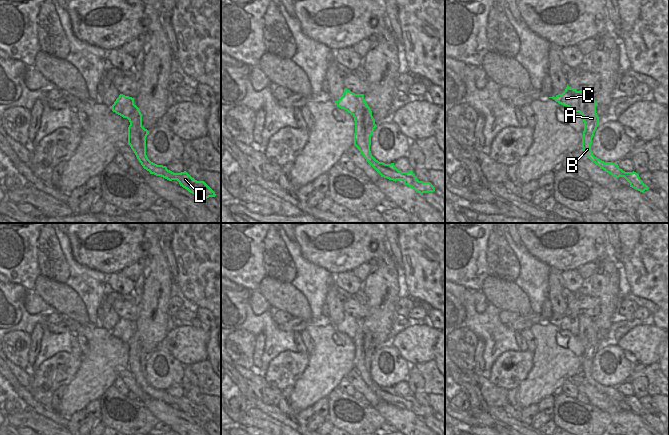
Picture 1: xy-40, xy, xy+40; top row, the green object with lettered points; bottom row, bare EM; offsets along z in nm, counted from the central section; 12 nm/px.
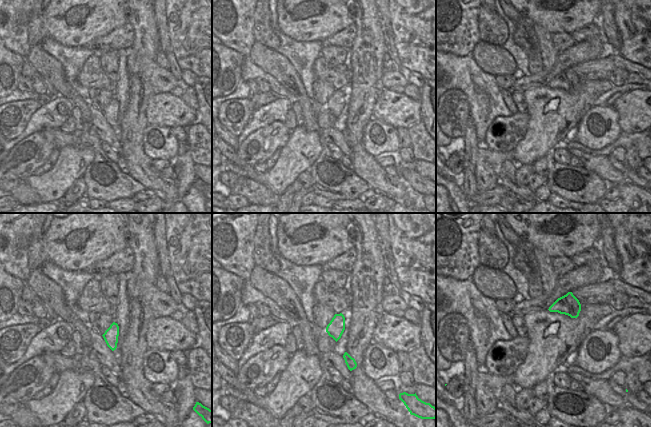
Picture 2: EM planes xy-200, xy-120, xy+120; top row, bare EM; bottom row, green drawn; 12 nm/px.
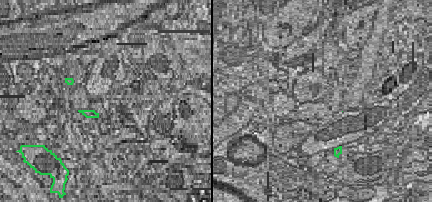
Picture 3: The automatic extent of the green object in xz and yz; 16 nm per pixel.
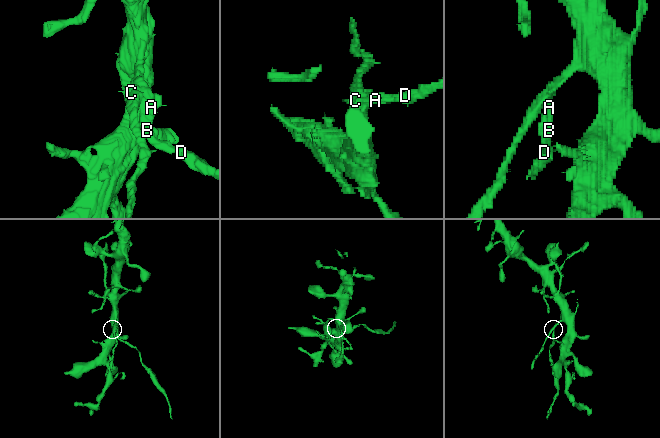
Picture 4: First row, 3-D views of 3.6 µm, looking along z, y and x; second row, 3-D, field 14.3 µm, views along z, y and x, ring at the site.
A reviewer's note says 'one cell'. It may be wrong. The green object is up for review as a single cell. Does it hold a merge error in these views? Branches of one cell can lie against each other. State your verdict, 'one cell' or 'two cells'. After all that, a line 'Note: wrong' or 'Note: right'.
one cell
Note: right

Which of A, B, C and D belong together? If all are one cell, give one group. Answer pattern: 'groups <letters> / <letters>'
groups A B C D

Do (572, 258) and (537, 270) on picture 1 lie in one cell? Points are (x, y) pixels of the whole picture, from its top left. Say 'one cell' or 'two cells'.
two cells

